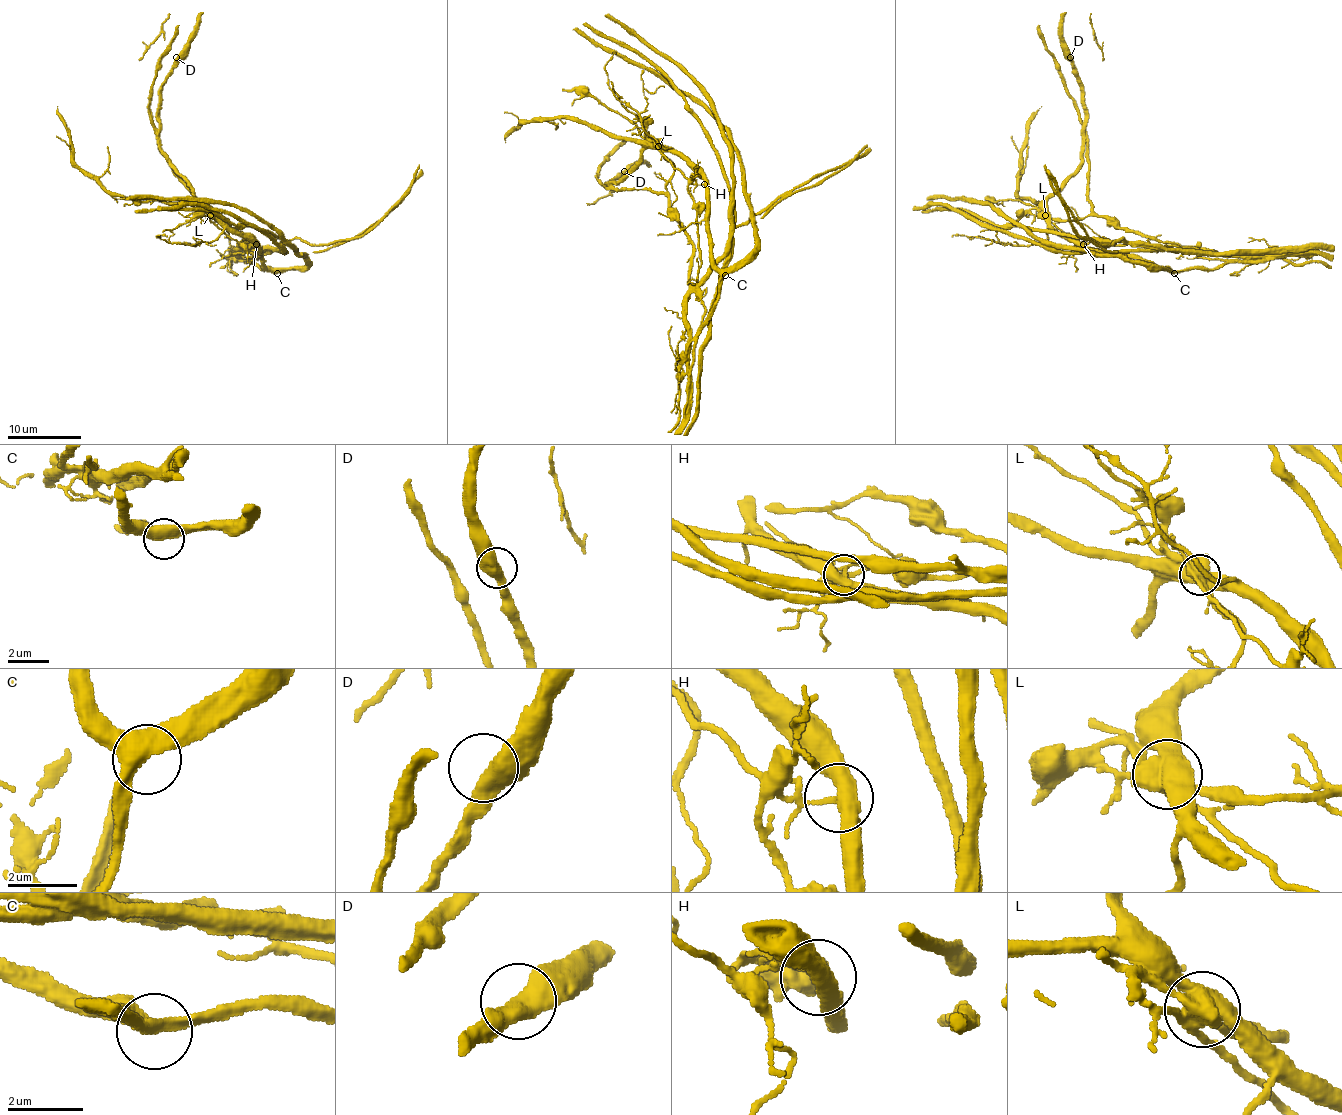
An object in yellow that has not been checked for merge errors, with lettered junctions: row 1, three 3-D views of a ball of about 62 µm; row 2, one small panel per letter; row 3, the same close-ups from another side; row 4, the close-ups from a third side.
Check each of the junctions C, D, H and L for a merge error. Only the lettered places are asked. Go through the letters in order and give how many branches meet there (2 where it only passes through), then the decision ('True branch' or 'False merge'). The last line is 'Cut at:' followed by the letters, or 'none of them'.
C: Branches: 3. True branch
D: Branches: 2. True branch
H: Branches: 3. False merge
L: Branches: 5. False merge
Cut at: H, L

